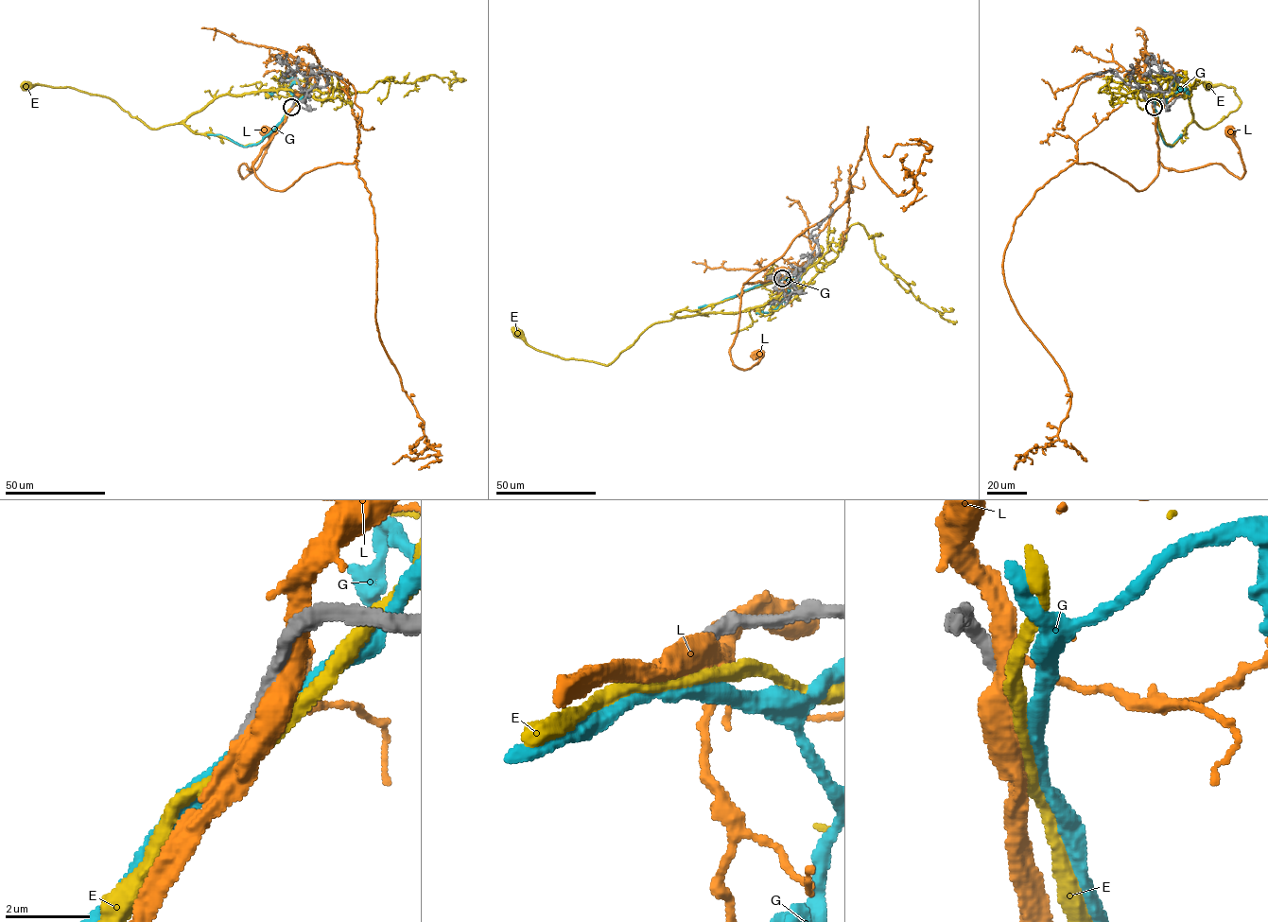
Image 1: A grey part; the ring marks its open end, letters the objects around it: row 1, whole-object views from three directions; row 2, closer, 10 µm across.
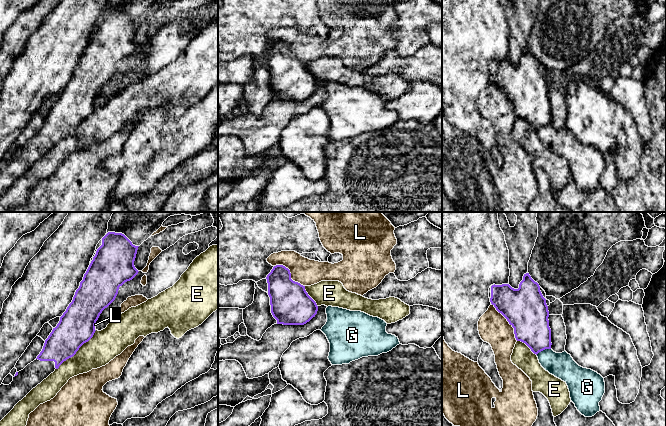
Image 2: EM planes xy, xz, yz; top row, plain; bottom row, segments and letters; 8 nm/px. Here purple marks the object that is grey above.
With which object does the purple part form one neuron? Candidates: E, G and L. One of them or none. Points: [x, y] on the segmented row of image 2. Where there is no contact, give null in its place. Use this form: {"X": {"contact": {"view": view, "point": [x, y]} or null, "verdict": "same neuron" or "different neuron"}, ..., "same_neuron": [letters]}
{"E": {"contact": {"view": "xy", "point": [77, 350]}, "verdict": "different neuron"}, "G": {"contact": {"view": "yz", "point": [543, 349]}, "verdict": "different neuron"}, "L": {"contact": {"view": "yz", "point": [508, 321]}, "verdict": "different neuron"}, "same_neuron": []}

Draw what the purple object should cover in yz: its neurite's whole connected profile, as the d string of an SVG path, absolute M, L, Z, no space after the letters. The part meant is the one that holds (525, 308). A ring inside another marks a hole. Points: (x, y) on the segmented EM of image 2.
M529 273L524 274L518 289L512 288L509 284L492 285L490 302L514 328L517 341L525 343L536 355L545 349L551 349L551 329L546 299L540 291L539 284Z

